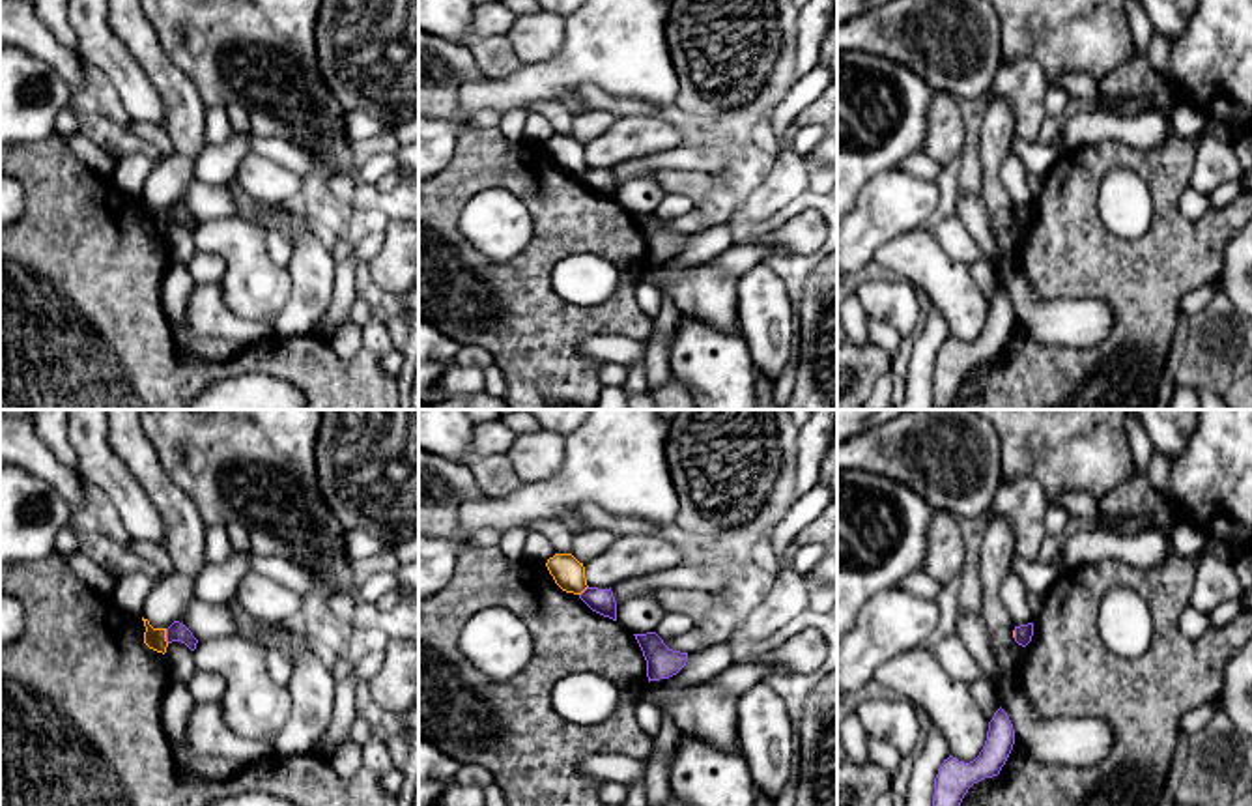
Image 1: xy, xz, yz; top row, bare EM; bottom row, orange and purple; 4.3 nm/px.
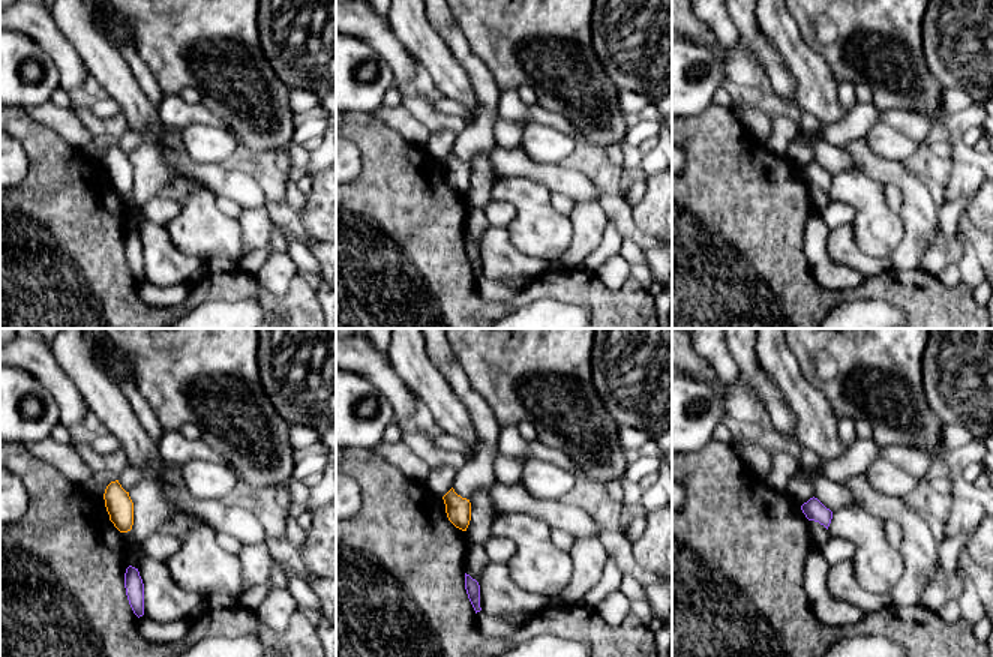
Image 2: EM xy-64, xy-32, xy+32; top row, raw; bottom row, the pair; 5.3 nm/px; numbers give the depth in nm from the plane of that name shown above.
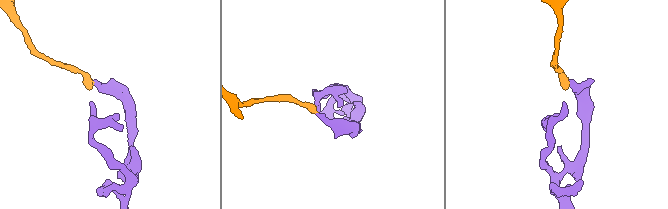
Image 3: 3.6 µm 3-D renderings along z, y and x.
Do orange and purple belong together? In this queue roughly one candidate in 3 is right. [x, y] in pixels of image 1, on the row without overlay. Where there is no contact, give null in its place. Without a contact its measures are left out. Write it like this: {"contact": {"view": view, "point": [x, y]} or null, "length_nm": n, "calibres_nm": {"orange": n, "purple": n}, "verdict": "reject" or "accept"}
{"contact": {"view": "xy", "point": [165, 217]}, "length_nm": 70, "calibres_nm": {"orange": 100, "purple": 80}, "verdict": "reject"}

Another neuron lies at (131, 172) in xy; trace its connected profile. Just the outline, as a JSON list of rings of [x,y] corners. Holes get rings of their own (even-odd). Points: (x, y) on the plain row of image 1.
[[[131,153],[116,163],[112,183],[131,198],[142,198],[144,183],[155,166],[155,159],[144,153]]]

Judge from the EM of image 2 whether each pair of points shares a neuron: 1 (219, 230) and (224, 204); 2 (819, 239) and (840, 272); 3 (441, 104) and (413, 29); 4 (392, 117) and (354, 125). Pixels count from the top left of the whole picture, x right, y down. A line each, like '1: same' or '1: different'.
1: different
2: same
3: different
4: different

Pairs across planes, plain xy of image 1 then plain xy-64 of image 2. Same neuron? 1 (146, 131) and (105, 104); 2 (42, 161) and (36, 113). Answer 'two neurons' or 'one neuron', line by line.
1: one neuron
2: two neurons

